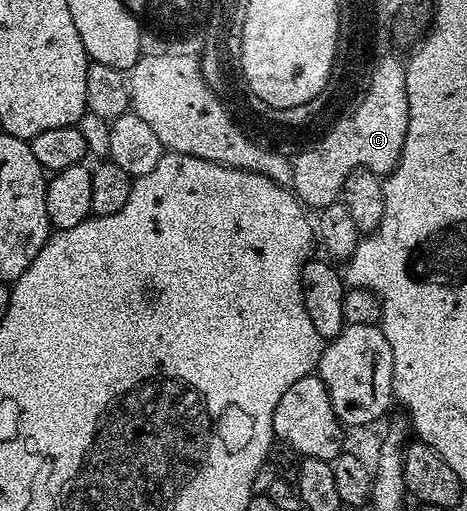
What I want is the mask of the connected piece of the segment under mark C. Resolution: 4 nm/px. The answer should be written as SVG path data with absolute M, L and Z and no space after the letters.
M394 53L379 63L370 94L358 114L350 118L351 123L336 127L314 150L300 150L297 157L294 156L289 187L304 208L322 209L336 202L345 185L345 177L349 177L353 169L364 167L383 177L399 163L409 125L407 68L399 57Z

